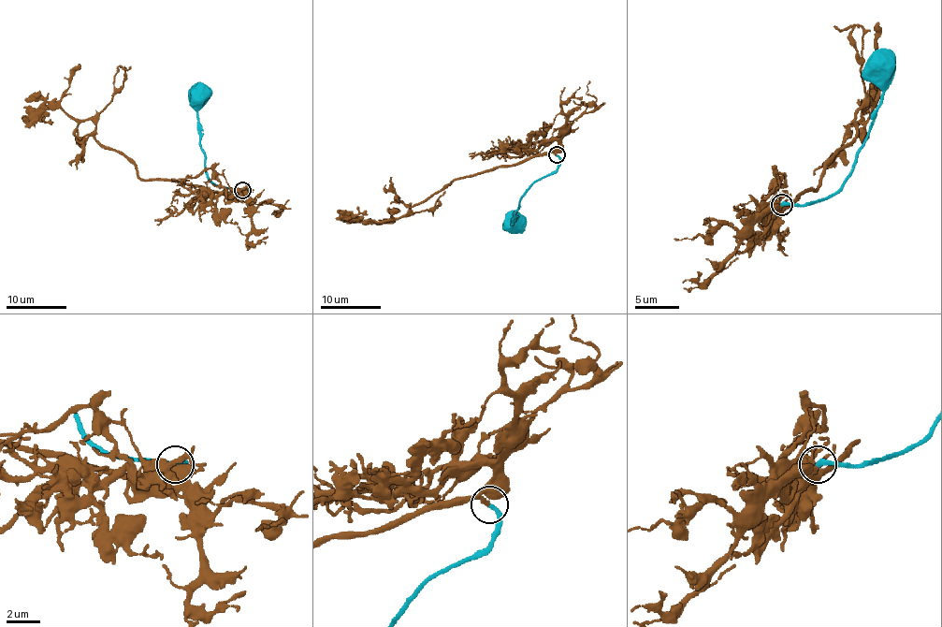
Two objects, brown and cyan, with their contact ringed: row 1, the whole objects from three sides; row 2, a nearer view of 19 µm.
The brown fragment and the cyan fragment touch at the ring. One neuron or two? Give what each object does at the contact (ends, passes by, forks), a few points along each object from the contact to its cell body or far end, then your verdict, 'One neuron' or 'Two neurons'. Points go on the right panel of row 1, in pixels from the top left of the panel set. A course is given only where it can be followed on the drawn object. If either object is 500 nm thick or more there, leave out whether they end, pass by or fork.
At the ring brown passes by. At the ring cyan ends. Course of brown: (781, 204), (781, 211), (803, 191), (814, 191), (856, 131), (858, 111), (874, 103), (877, 21). Course of cyan: (781, 204), (820, 202), (840, 186), (880, 103), (877, 65), (882, 61). One neuron

